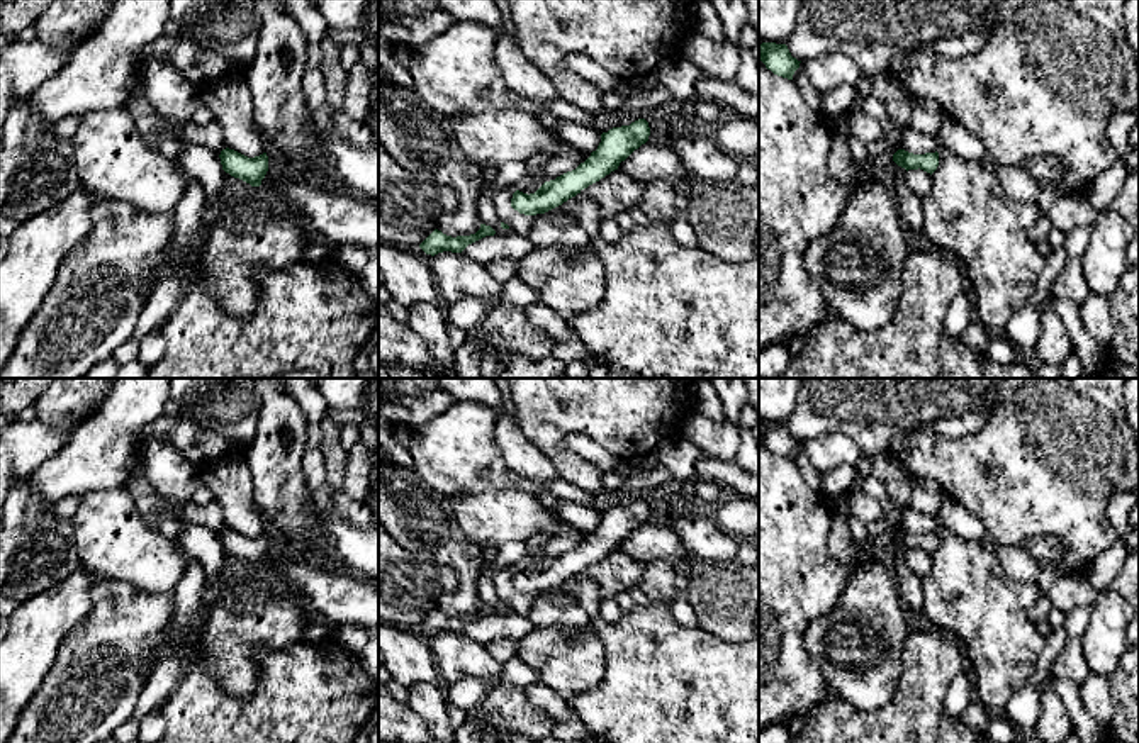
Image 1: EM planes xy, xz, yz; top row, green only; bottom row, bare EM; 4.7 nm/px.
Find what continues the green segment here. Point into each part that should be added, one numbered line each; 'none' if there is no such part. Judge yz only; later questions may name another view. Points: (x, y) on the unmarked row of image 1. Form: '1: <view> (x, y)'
none

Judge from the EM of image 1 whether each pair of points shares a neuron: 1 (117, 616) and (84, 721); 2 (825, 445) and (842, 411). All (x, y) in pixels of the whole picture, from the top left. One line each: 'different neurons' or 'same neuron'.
1: same neuron
2: different neurons

